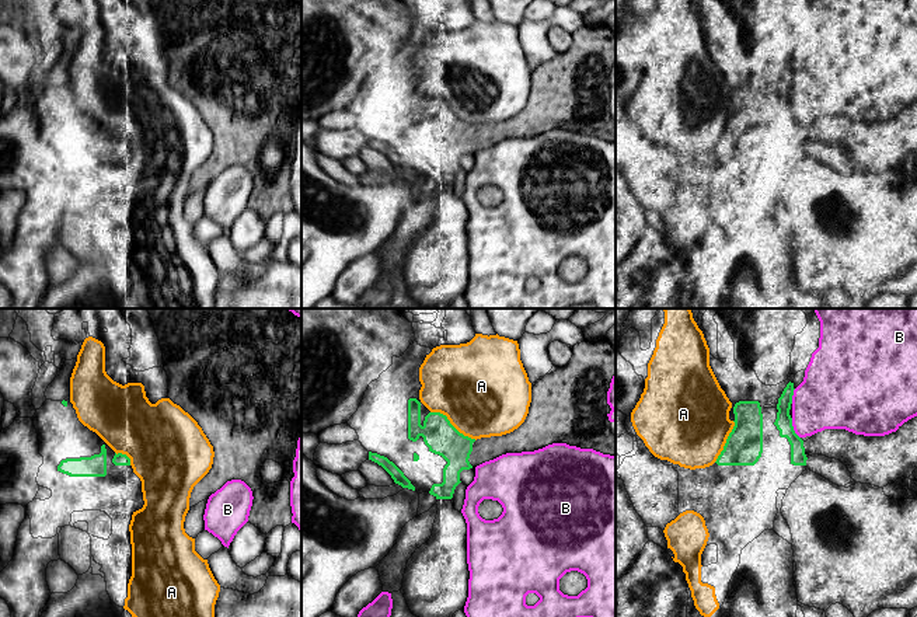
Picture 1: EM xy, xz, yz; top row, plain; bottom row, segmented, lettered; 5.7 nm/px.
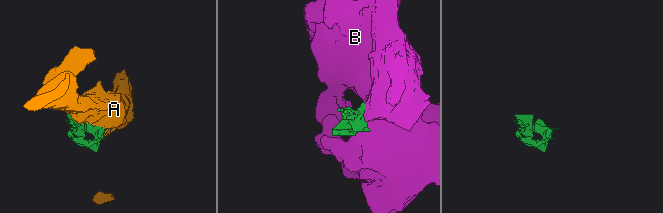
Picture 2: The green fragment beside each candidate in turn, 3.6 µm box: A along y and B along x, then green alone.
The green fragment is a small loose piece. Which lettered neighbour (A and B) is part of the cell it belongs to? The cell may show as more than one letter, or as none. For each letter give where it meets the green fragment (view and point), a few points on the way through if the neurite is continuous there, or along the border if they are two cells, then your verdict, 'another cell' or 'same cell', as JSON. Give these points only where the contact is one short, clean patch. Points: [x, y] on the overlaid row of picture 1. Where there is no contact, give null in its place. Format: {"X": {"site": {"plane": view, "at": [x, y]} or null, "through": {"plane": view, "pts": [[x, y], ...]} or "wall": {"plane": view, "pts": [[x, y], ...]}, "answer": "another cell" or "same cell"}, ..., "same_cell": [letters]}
{"A": {"site": {"plane": "xz", "at": [452, 425]}, "answer": "another cell"}, "B": {"site": {"plane": "yz", "at": [792, 428]}, "answer": "another cell"}, "same_cell": []}

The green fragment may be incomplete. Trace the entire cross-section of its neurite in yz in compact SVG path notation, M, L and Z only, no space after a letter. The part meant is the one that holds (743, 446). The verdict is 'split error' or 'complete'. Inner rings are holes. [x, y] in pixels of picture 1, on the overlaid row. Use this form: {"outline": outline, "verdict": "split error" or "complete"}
{"outline": "M739 401L733 407L735 426L718 466L754 466L763 453L763 414L759 401Z", "verdict": "complete"}

